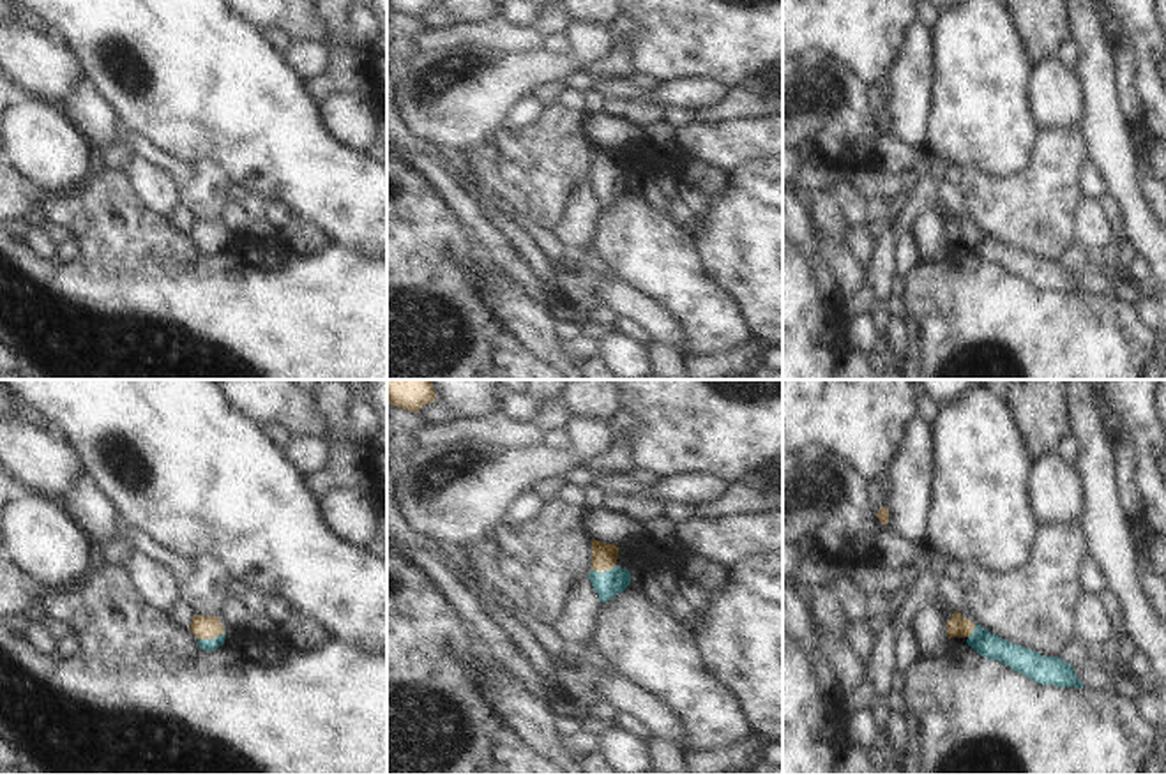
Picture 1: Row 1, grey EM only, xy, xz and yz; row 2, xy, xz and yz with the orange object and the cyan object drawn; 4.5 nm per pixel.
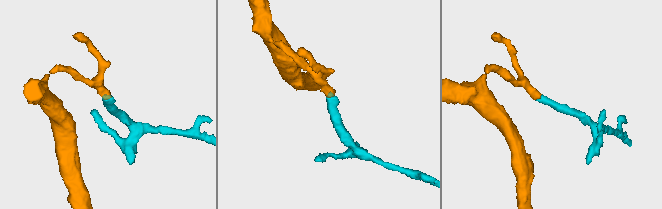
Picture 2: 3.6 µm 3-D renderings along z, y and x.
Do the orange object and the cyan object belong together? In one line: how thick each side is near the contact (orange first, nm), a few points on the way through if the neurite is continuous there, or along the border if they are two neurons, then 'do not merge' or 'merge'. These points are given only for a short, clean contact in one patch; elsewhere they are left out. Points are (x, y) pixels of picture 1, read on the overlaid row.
calibres 110 and 60 nm; way xy (204, 627), (211, 638), (207, 645); merge

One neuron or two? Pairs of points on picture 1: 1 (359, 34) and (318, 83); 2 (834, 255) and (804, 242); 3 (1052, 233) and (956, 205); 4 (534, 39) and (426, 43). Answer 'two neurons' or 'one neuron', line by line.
1: two neurons
2: two neurons
3: two neurons
4: one neuron

